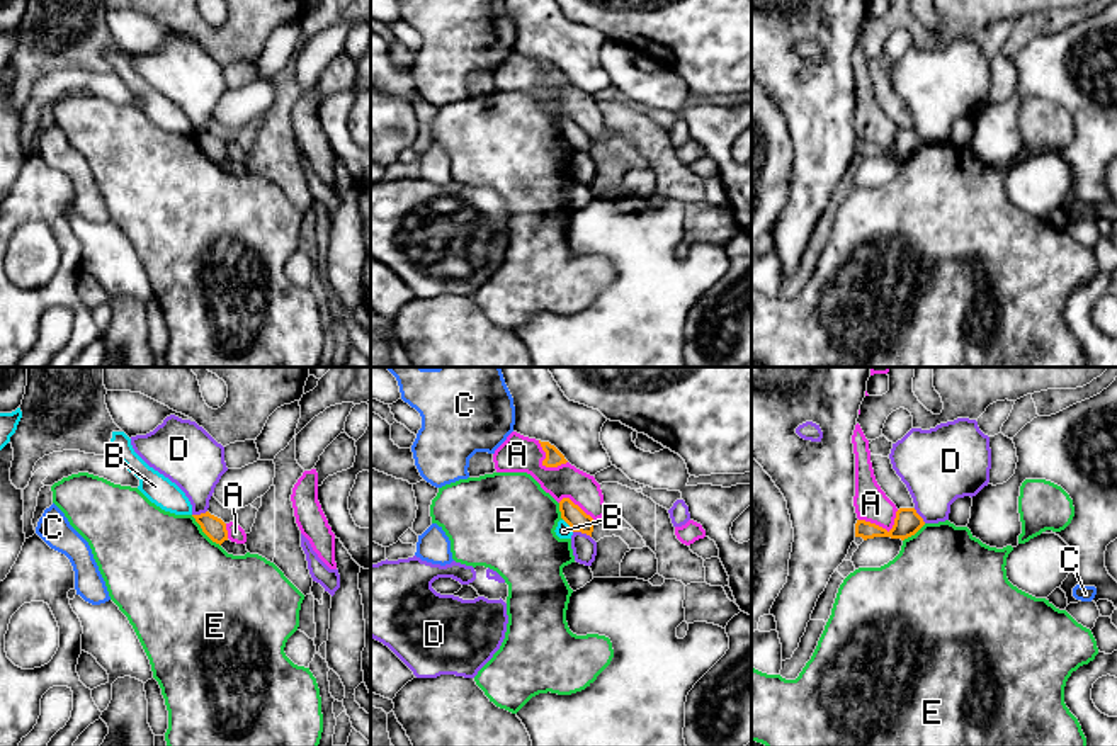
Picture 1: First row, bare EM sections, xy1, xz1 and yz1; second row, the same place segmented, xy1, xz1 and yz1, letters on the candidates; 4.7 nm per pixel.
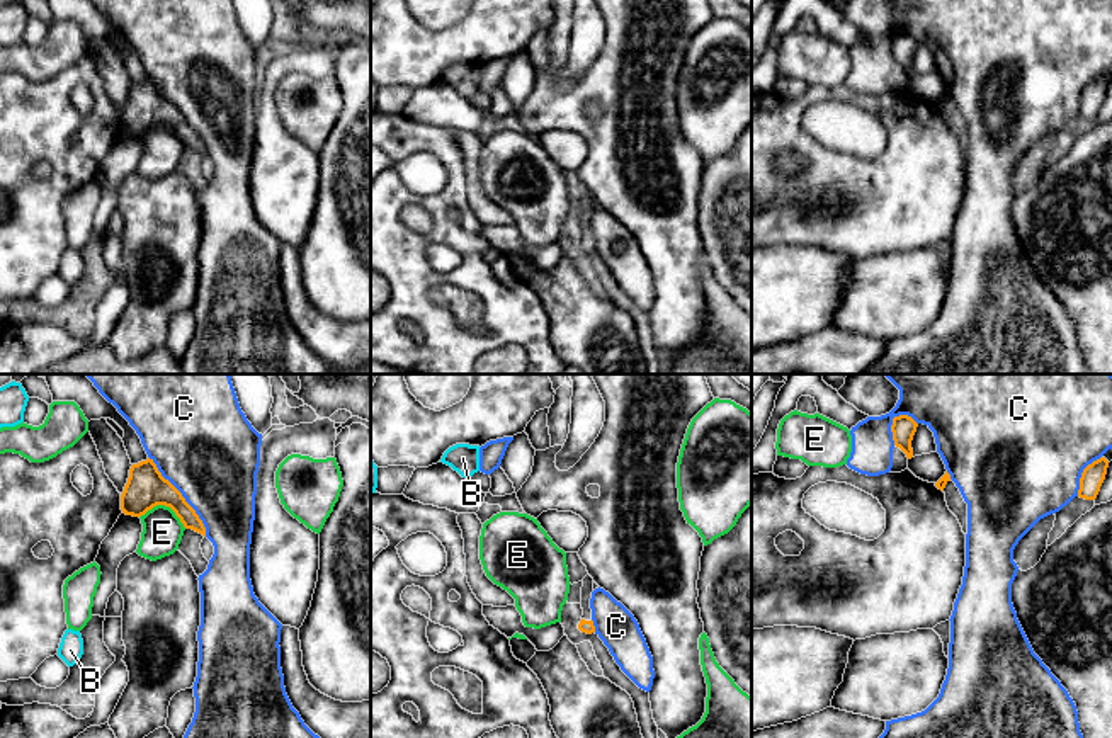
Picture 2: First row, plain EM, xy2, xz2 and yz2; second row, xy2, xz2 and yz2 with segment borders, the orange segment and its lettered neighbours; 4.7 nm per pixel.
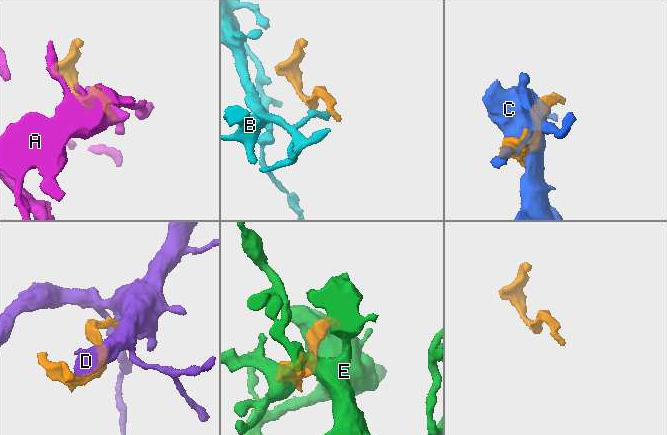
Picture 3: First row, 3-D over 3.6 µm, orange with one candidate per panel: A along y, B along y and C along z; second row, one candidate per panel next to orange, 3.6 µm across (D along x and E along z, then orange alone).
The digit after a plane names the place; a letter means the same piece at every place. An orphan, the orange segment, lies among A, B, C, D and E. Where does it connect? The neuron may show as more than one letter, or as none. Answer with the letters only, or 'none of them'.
none of them

